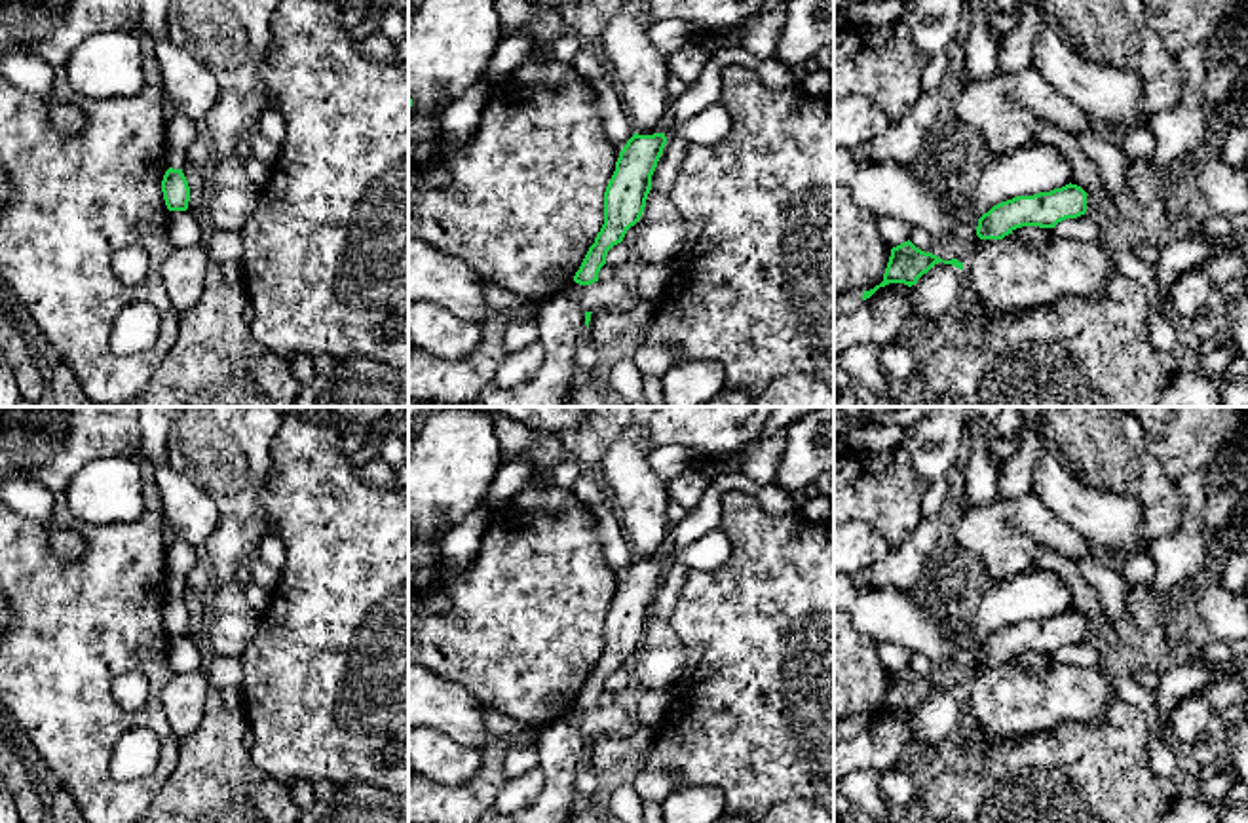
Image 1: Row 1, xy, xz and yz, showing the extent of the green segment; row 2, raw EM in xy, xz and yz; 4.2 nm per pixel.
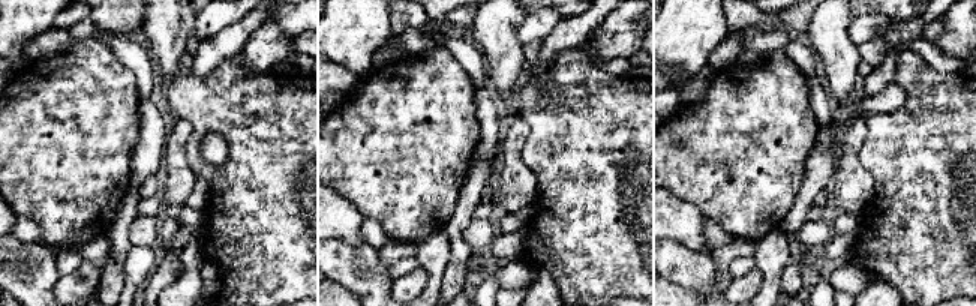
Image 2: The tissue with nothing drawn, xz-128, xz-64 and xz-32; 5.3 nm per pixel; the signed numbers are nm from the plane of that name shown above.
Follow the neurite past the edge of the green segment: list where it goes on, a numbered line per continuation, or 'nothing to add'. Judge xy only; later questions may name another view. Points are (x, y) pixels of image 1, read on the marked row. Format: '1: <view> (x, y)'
nothing to add

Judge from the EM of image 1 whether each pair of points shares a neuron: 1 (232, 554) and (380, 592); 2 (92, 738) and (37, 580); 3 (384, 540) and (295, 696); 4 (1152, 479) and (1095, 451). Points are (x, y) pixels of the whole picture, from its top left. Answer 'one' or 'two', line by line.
1: two
2: one
3: one
4: one

